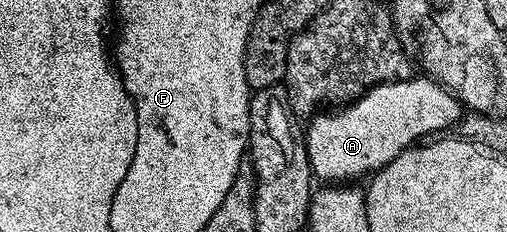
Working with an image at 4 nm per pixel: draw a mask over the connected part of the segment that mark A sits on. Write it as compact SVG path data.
M426 75L421 76L373 85L357 101L349 102L337 111L322 111L311 116L306 137L304 133L311 174L317 180L319 177L322 183L342 183L362 176L365 178L392 163L396 155L411 145L431 135L441 134L446 131L441 129L449 125L457 126L464 116L462 102L437 81Z

